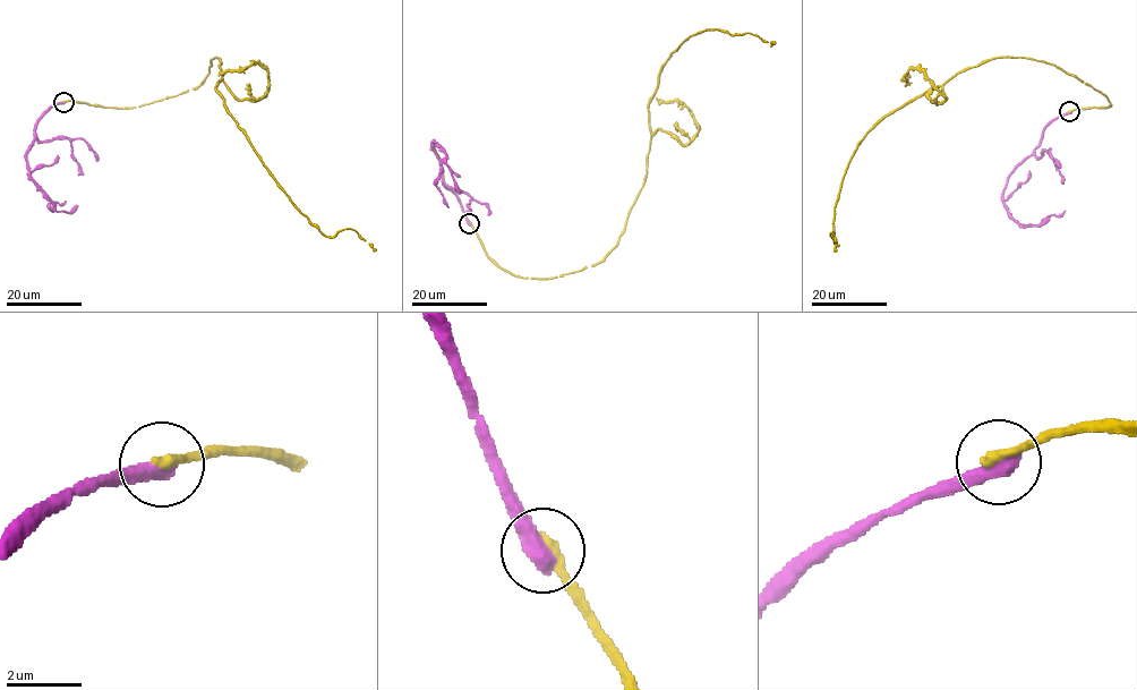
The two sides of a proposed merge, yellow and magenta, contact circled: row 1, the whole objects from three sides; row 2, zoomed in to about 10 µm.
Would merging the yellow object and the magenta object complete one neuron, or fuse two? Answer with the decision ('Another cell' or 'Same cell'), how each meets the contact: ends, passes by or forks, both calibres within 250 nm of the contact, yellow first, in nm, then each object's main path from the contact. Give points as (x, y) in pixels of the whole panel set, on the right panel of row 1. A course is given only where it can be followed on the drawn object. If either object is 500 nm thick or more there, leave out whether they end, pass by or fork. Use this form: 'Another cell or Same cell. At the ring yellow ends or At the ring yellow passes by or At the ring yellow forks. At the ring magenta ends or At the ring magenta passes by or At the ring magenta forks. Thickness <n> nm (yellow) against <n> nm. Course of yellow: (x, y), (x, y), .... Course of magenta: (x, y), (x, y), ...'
Another cell. Thickness 320 nm (yellow) against 550 nm. Course of yellow: (1070, 111), (1111, 103), (1056, 65), (1018, 57), (966, 67), (913, 98), (849, 162), (835, 250). Course of magenta: (1070, 111), (1048, 124), (1041, 143), (1010, 175), (1002, 194), (1005, 207), (1025, 226), (1039, 226), (1065, 211)

